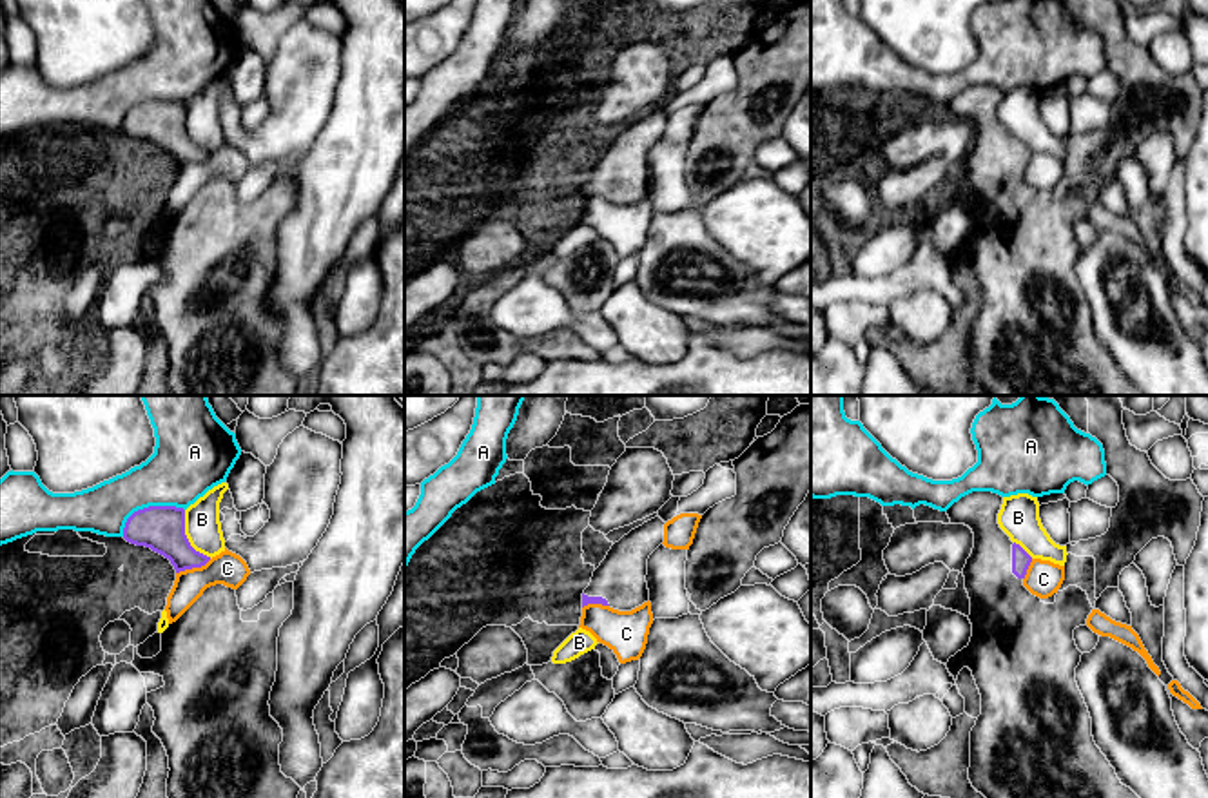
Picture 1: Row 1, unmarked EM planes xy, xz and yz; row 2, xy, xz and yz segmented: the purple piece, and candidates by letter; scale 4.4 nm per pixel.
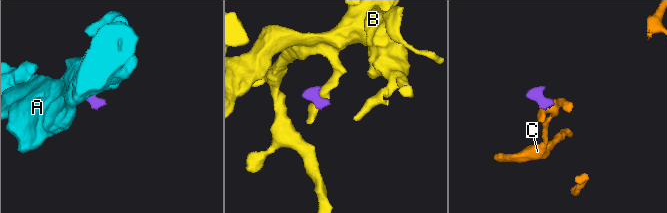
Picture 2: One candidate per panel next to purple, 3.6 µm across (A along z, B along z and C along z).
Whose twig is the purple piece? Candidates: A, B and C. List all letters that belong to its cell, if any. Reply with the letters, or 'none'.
none

